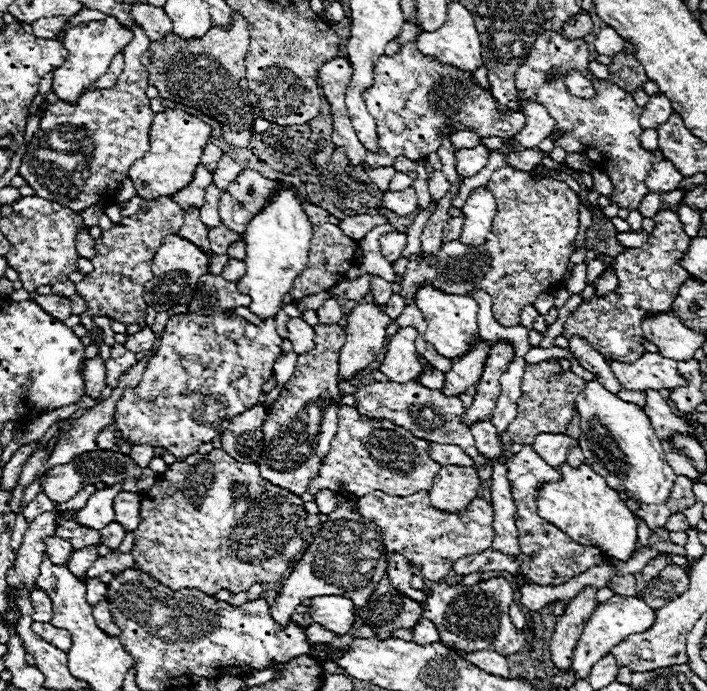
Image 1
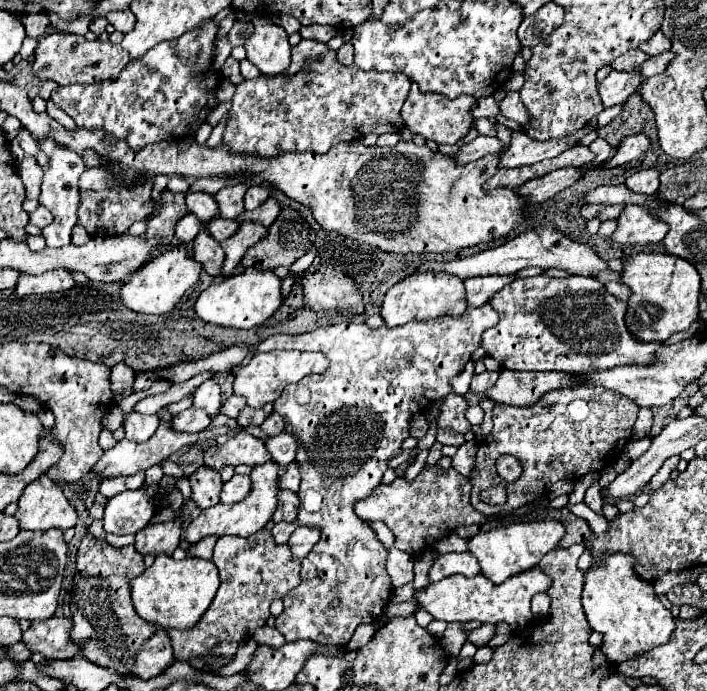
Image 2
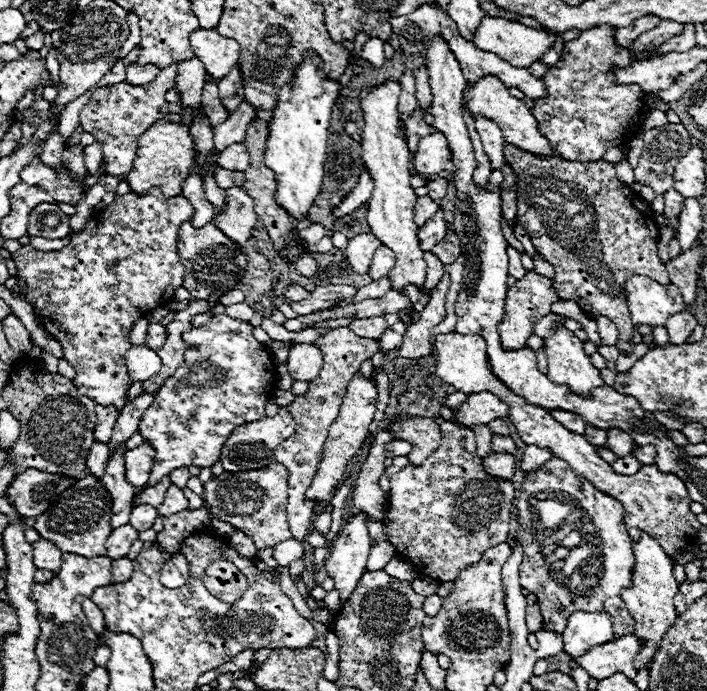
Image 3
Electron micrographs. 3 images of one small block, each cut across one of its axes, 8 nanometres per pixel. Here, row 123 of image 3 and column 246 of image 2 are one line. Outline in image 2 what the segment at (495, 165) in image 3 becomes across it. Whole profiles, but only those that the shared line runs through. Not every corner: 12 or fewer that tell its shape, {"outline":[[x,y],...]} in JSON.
{"outline":[[250,476],[222,484],[220,502],[234,504],[250,492]]}

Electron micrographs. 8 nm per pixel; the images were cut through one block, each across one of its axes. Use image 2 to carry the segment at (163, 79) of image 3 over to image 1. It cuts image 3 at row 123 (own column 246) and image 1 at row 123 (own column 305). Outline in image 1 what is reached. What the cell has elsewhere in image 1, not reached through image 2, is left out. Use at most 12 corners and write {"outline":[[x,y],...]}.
{"outline":[[138,26],[110,90],[48,108],[18,172],[82,212],[148,152]]}

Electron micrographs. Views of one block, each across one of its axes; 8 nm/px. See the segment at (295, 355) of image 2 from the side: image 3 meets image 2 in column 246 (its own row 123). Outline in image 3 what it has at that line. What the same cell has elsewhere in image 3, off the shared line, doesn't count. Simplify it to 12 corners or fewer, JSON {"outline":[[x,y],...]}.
{"outline":[[400,84],[360,90],[372,234],[394,290],[426,282]]}

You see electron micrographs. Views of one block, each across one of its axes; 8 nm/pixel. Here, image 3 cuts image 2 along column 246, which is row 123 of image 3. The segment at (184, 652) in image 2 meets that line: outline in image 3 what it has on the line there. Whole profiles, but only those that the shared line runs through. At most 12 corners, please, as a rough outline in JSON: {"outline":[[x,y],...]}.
{"outline":[[614,28],[582,30],[544,74],[538,132],[598,160],[640,130],[644,92]]}

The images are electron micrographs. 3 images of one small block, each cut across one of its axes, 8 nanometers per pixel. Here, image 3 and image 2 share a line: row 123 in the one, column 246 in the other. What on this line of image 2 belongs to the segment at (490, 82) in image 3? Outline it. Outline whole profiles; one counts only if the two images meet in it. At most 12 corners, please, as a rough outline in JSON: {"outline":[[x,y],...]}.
{"outline":[[274,460],[254,466],[250,494],[216,504],[186,528],[186,540],[210,534],[250,536],[276,508]]}

